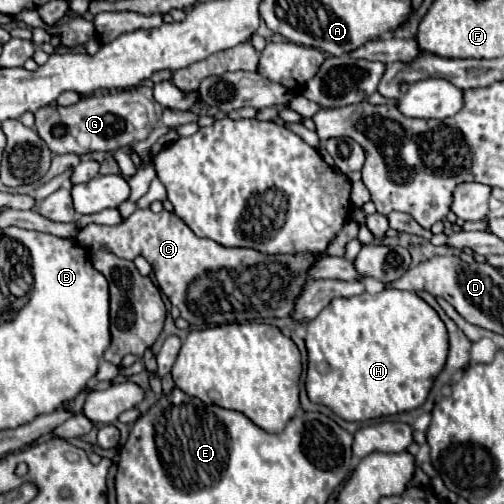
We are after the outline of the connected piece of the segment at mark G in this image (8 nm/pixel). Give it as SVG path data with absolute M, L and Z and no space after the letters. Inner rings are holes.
M139 86L131 90L121 90L117 94L83 96L77 104L67 108L57 104L39 108L35 112L35 128L53 154L73 152L85 156L99 150L113 152L121 146L145 140L151 134L151 130L159 124L161 114L163 108L155 102L151 88Z

